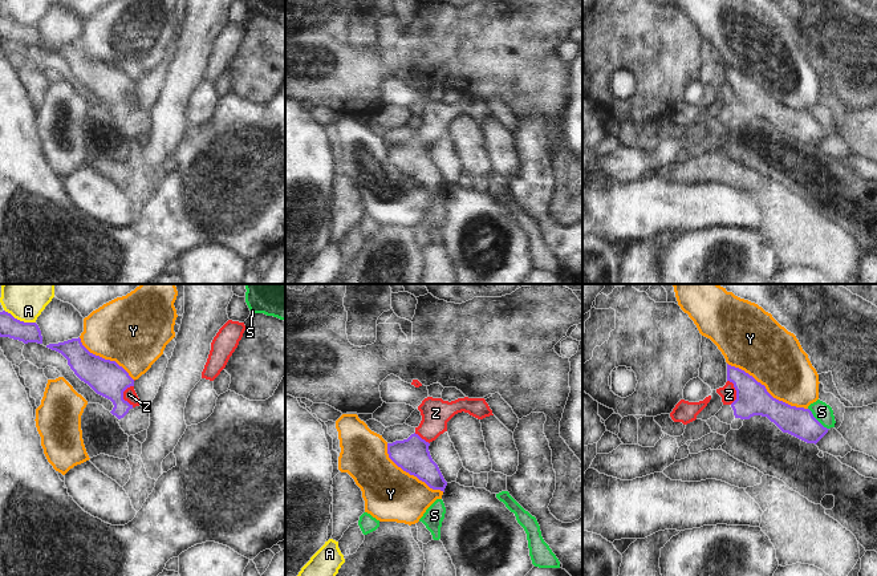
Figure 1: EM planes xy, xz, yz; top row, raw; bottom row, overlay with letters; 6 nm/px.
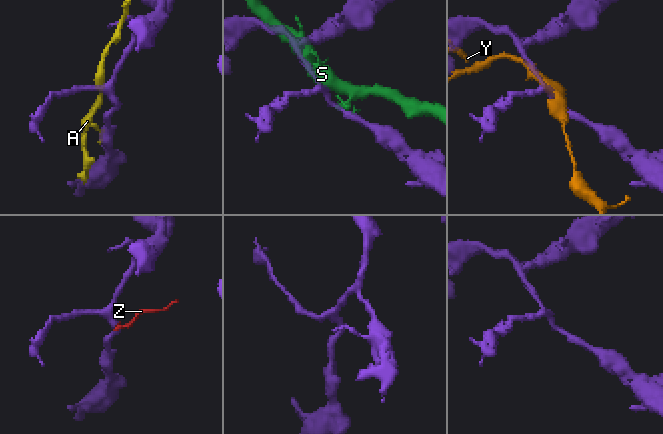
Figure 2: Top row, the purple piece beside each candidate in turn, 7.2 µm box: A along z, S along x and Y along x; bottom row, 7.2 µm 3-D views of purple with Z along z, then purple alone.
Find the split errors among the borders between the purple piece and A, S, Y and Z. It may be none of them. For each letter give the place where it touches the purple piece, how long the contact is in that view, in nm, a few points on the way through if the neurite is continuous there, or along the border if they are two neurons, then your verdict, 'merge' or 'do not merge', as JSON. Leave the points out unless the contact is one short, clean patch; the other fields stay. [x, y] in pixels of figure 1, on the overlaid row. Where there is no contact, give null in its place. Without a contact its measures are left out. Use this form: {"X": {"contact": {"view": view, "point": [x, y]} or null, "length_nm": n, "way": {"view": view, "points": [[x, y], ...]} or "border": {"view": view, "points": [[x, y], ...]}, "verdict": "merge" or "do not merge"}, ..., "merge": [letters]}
{"A": {"contact": {"view": "xy", "point": [19, 320]}, "length_nm": 200, "border": {"view": "xy", "points": [[4, 309], [20, 320], [35, 323]]}, "verdict": "do not merge"}, "S": {"contact": {"view": "yz", "point": [816, 420]}, "length_nm": 180, "verdict": "do not merge"}, "Y": {"contact": {"view": "yz", "point": [766, 390]}, "length_nm": 550, "verdict": "do not merge"}, "Z": {"contact": {"view": "xy", "point": [122, 397]}, "length_nm": 140, "border": {"view": "xy", "points": [[130, 385], [124, 392], [124, 398], [133, 406]]}, "verdict": "do not merge"}, "merge": []}

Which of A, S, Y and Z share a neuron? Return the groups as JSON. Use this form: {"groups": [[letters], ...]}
{"groups": [["A"], ["S"], ["Y"], ["Z"]]}

